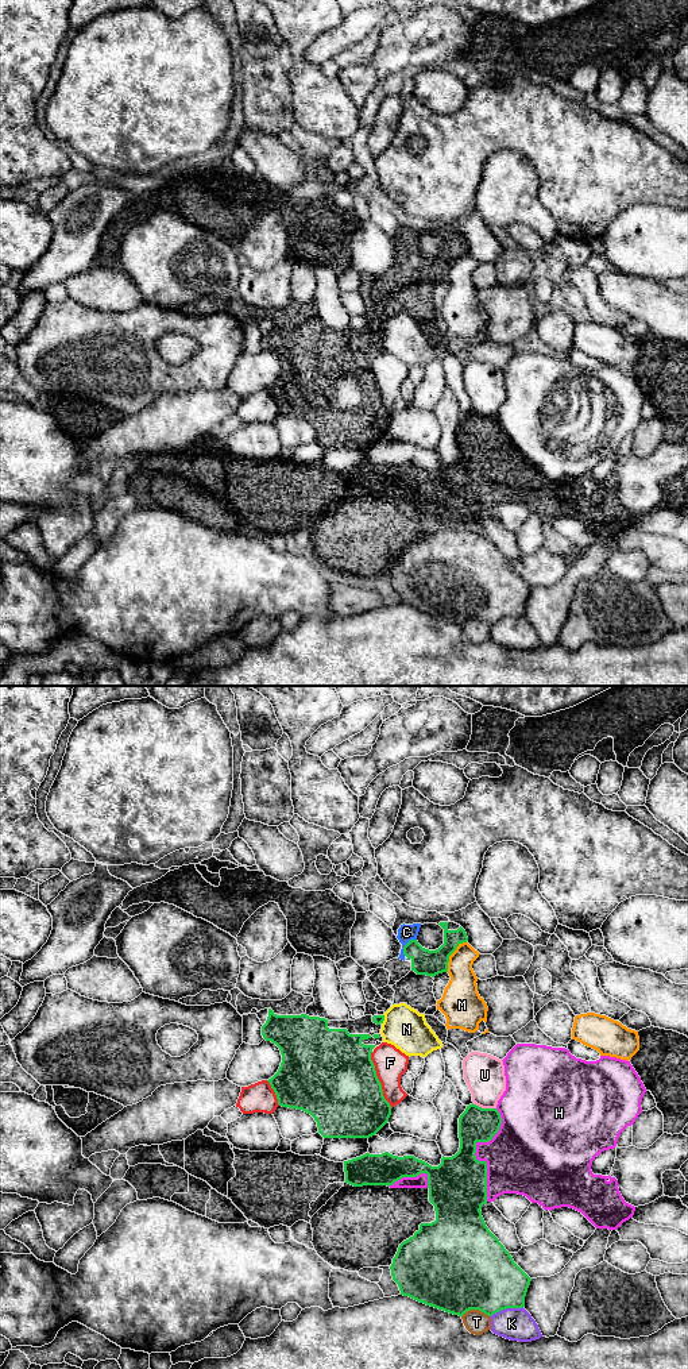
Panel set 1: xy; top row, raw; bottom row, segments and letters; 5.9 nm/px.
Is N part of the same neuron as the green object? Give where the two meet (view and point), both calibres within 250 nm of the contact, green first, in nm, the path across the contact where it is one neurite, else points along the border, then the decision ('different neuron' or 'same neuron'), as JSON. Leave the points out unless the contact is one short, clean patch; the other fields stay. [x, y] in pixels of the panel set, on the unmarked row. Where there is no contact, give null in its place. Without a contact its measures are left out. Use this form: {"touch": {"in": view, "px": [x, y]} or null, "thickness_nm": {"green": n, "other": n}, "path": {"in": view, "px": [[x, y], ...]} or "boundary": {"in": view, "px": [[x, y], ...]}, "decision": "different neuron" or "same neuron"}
{"touch": {"in": "xy", "px": [383, 328]}, "thickness_nm": {"green": 60, "other": 240}, "decision": "different neuron"}

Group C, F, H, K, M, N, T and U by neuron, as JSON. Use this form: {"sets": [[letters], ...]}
{"sets": [["C"], ["F"], ["H"], ["K"], ["M"], ["N"], ["T"], ["U"]]}

